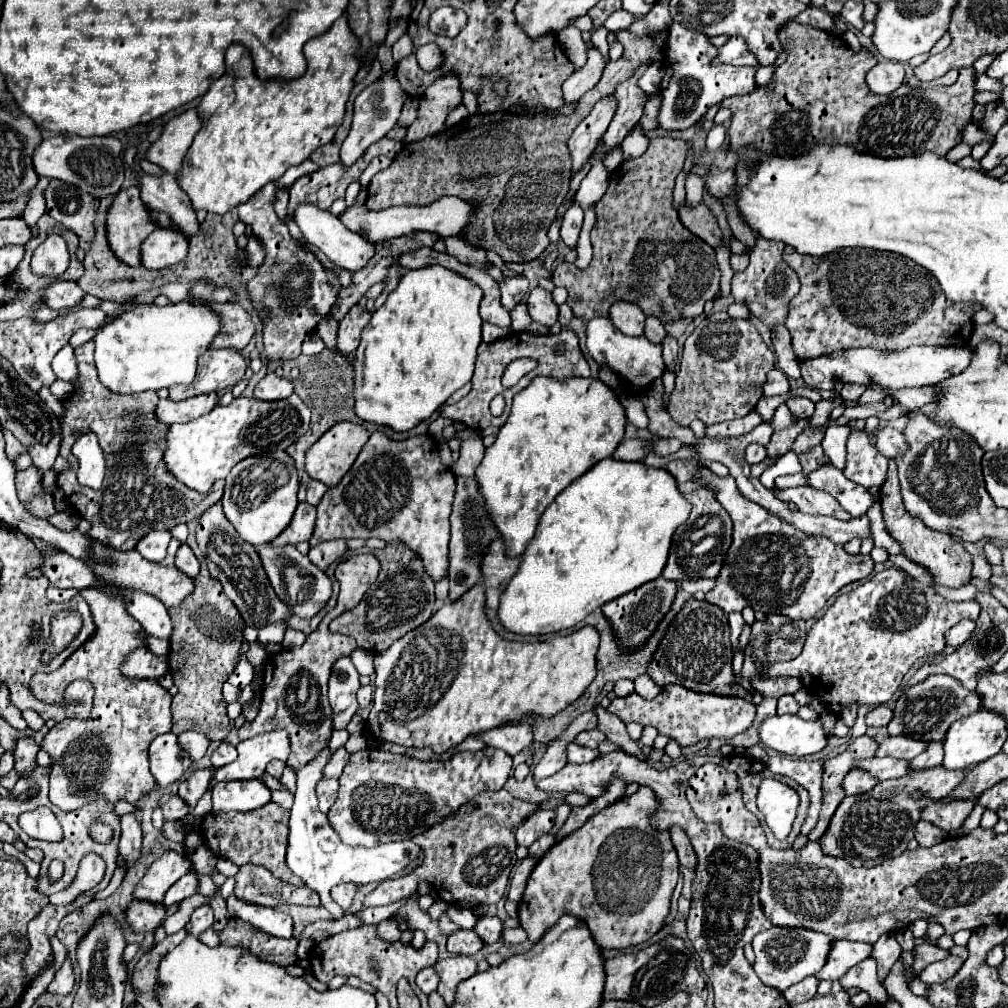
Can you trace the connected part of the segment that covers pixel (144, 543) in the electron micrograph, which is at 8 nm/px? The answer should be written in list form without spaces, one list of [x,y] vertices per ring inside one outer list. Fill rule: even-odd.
[[[150,531],[138,541],[136,549],[144,559],[150,559],[152,563],[160,563],[166,557],[166,549],[168,549],[170,539],[172,537],[168,531]]]

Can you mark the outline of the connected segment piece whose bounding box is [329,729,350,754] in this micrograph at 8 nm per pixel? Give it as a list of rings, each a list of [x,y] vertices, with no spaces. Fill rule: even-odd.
[[[344,729],[340,731],[334,731],[330,738],[329,747],[331,754],[333,754],[339,747],[343,746],[348,741],[350,733]]]

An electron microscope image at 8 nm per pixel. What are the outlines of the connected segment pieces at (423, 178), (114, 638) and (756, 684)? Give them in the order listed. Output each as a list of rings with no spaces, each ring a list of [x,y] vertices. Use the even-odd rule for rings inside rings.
[[[628,29],[616,31],[616,39],[624,45],[624,55],[616,63],[610,61],[604,69],[604,75],[600,83],[588,91],[576,105],[574,113],[570,115],[556,115],[556,117],[546,117],[546,115],[512,115],[512,113],[492,113],[492,115],[474,115],[468,117],[464,123],[458,127],[448,127],[446,131],[426,137],[422,141],[406,145],[400,155],[392,161],[390,169],[384,169],[378,173],[370,187],[368,187],[368,199],[366,207],[368,209],[388,209],[392,205],[430,205],[438,201],[444,195],[460,197],[474,205],[474,215],[476,219],[484,221],[484,227],[464,227],[460,237],[468,241],[474,247],[480,247],[484,251],[494,251],[502,257],[504,263],[528,263],[538,259],[546,247],[550,245],[548,241],[548,227],[556,219],[556,211],[562,205],[568,189],[570,189],[570,177],[572,177],[572,157],[568,151],[568,139],[576,125],[590,113],[592,105],[600,101],[602,97],[610,95],[618,83],[626,81],[638,67],[646,63],[660,61],[662,53],[660,47],[654,45],[650,37],[640,37],[634,35]]]
[[[90,589],[86,593],[80,593],[86,603],[90,605],[90,611],[94,613],[94,619],[98,621],[98,637],[94,641],[88,641],[78,649],[60,669],[50,673],[46,681],[74,681],[74,679],[88,679],[94,683],[96,695],[94,695],[94,709],[92,717],[88,721],[64,721],[48,731],[44,737],[42,749],[48,751],[54,759],[52,763],[52,775],[50,775],[50,801],[64,809],[74,811],[78,805],[84,805],[86,801],[94,801],[94,797],[106,797],[112,805],[118,799],[126,799],[128,803],[138,803],[142,795],[152,791],[156,785],[150,769],[148,769],[148,747],[154,737],[168,733],[172,727],[170,717],[170,703],[172,697],[164,687],[156,683],[156,679],[126,679],[120,673],[120,665],[124,657],[130,653],[130,649],[138,649],[138,645],[144,647],[142,641],[142,627],[138,627],[138,621],[128,617],[126,609],[122,609],[122,597],[116,593],[104,593],[102,589]]]
[[[776,677],[776,679],[754,679],[752,687],[762,697],[782,697],[782,695],[794,695],[798,689],[802,689],[800,679],[796,677]]]

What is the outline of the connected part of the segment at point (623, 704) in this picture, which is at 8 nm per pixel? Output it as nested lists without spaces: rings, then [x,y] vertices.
[[[666,685],[664,691],[652,699],[646,701],[638,693],[632,693],[622,699],[614,699],[610,703],[610,713],[618,715],[626,725],[636,721],[640,725],[652,725],[658,729],[660,735],[666,735],[668,739],[674,739],[680,747],[696,745],[704,739],[730,739],[738,733],[748,731],[752,725],[756,706],[740,697],[718,697],[718,695],[704,695],[690,691],[682,685]]]

